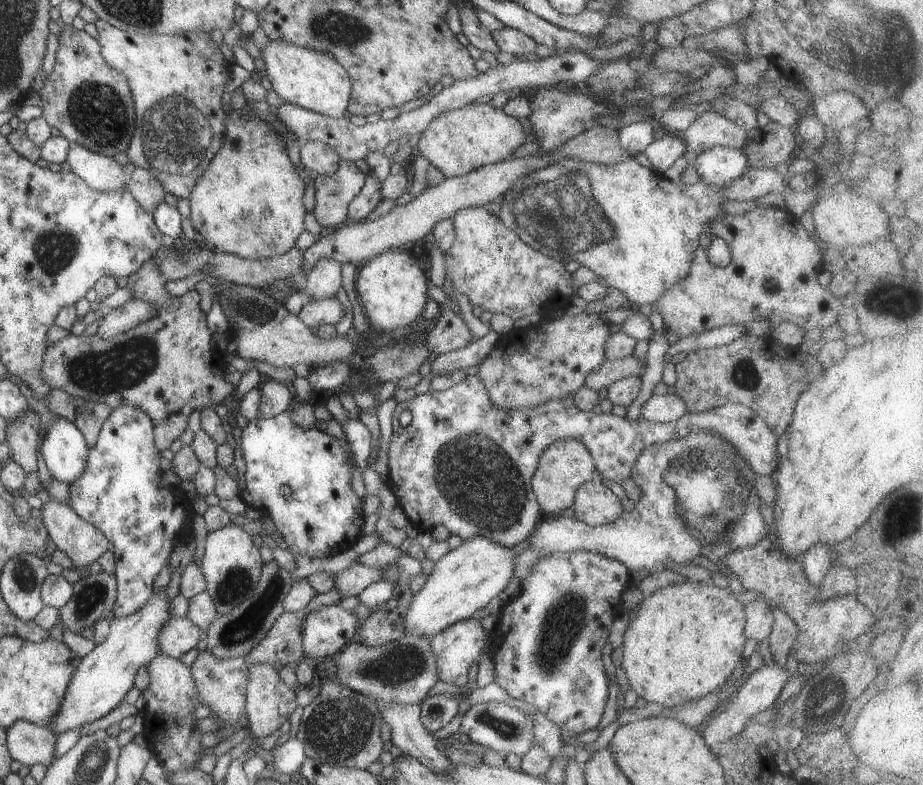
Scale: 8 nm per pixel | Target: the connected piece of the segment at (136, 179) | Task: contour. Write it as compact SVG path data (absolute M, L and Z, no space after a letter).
M135 167L127 176L125 185L145 212L152 214L154 206L157 206L159 201L163 201L164 190L151 171Z

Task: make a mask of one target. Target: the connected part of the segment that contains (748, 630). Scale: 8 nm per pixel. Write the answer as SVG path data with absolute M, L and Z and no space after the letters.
M754 600L743 607L745 624L743 634L745 638L753 638L758 643L768 637L774 621L772 610L762 600Z

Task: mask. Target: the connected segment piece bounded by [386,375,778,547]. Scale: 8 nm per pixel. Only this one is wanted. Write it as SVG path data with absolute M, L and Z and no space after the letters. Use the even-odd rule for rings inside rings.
M476 375L457 379L453 386L445 390L428 390L408 401L399 402L392 413L392 433L387 452L392 474L387 478L387 486L407 520L421 532L428 532L439 525L445 526L450 534L456 534L462 541L474 536L484 536L497 544L514 547L539 522L540 508L531 488L531 477L541 451L559 439L577 439L583 443L593 459L595 478L606 478L617 484L630 476L635 459L646 446L674 441L691 431L711 431L712 435L719 435L724 441L731 443L755 475L769 477L778 464L778 437L760 416L739 403L725 403L702 413L685 412L676 421L668 423L652 423L645 419L628 421L611 413L595 414L582 410L574 402L573 395L565 395L532 407L515 409L509 414L507 409L494 408L483 383ZM402 410L409 410L412 414L412 421L406 427L401 427L397 422Z

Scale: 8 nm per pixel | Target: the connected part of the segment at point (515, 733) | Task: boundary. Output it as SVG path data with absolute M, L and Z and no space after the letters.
M487 701L471 705L463 714L457 732L462 732L471 741L487 749L500 754L513 752L519 757L534 744L532 726L528 716L503 702Z

